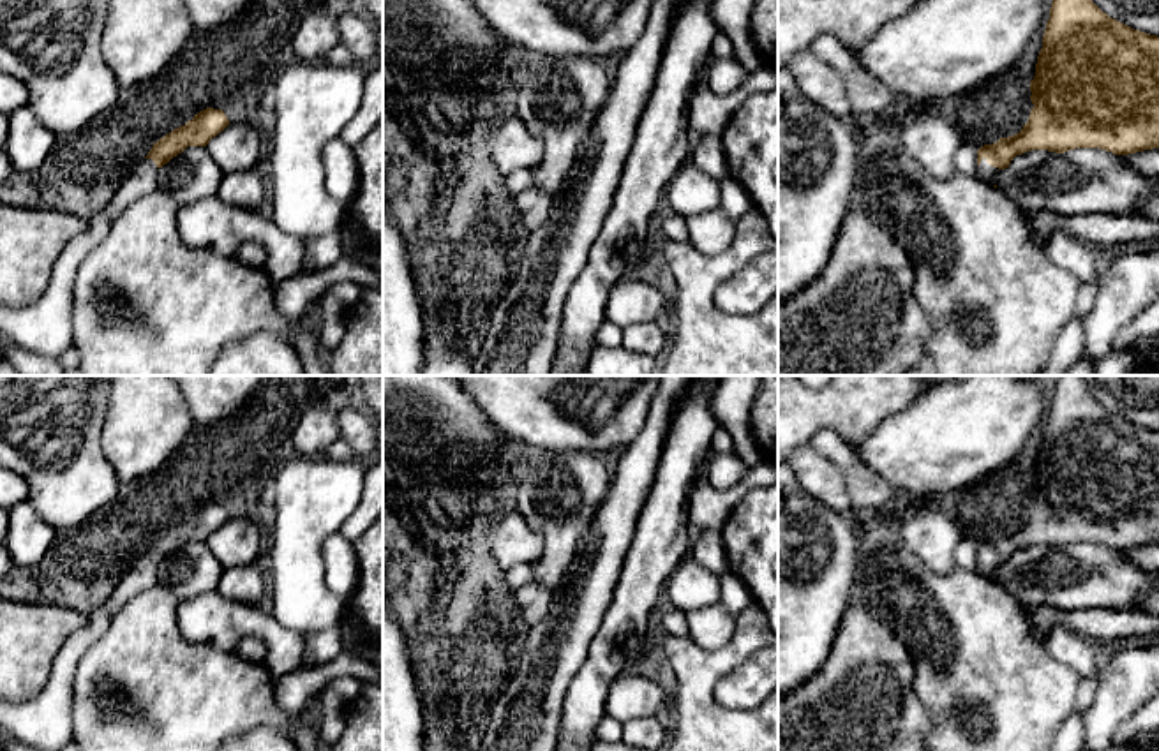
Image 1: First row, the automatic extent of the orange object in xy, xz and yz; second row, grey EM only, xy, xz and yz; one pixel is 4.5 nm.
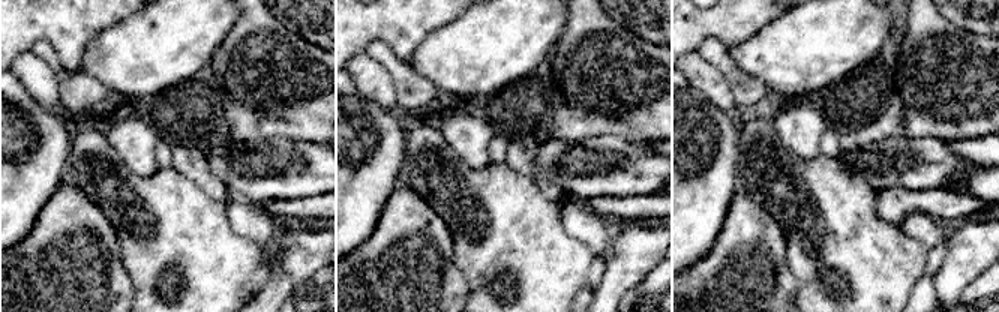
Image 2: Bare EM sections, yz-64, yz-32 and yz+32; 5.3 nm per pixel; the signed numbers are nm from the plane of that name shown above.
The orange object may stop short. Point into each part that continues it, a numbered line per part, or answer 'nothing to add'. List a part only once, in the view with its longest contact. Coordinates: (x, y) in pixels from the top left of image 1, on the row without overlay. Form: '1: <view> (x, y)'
1: yz (985, 566)

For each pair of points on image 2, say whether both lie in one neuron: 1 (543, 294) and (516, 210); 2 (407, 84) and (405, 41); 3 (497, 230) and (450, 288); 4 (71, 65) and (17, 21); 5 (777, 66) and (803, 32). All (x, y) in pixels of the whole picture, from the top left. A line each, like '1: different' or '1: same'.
1: same
2: different
3: different
4: same
5: same

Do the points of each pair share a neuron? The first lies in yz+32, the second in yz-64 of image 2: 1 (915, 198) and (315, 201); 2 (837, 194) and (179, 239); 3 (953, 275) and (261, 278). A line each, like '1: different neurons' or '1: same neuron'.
1: same neuron
2: same neuron
3: different neurons

